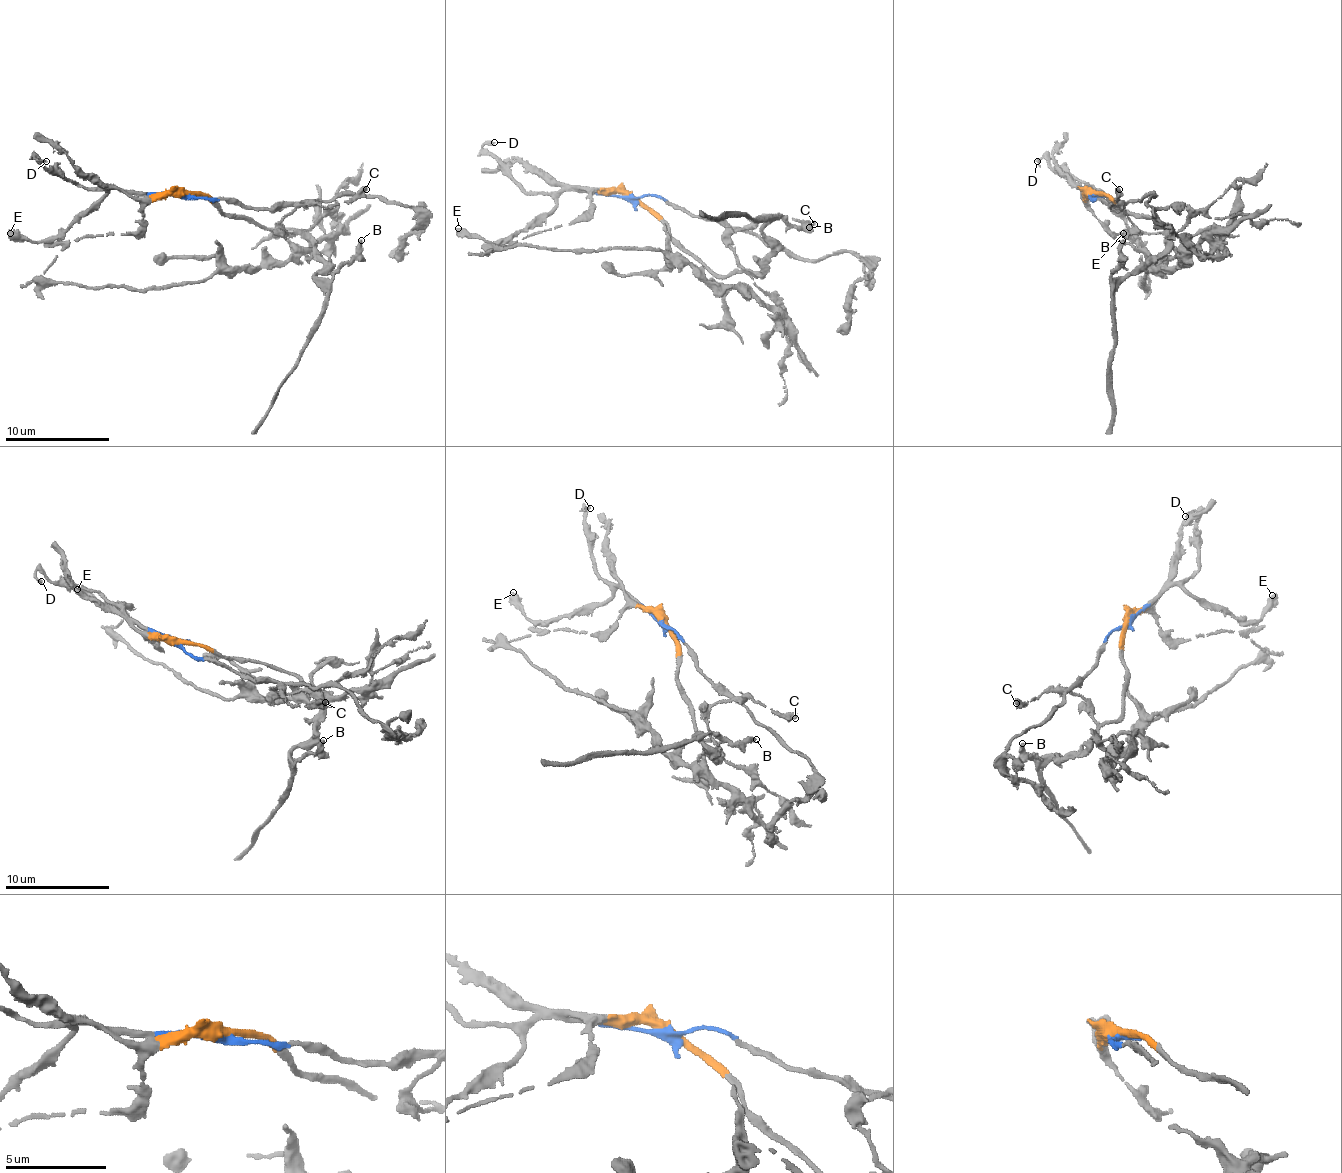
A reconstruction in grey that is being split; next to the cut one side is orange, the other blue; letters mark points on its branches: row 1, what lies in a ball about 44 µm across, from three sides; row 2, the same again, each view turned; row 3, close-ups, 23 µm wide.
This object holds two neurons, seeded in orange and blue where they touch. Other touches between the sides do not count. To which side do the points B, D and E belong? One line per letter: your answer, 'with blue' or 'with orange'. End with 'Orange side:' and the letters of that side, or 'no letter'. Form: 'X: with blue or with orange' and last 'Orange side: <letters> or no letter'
B: with orange
D: with blue
E: with blue
Orange side: B

